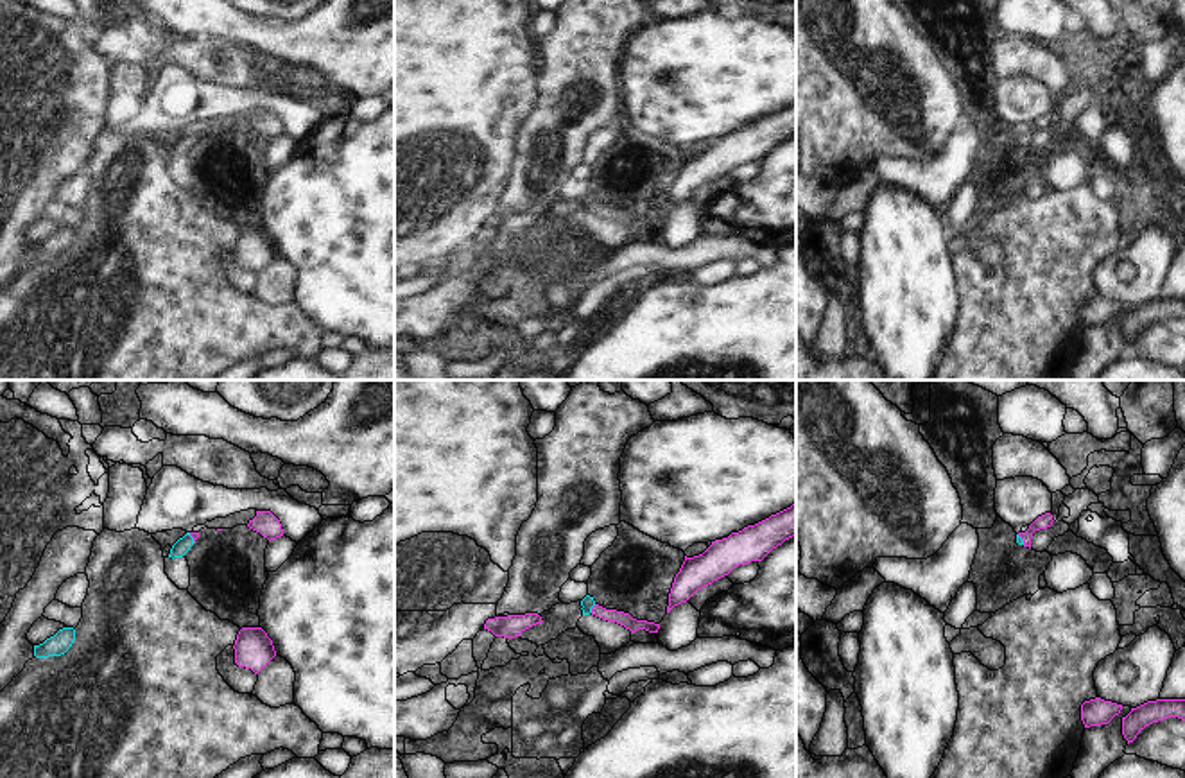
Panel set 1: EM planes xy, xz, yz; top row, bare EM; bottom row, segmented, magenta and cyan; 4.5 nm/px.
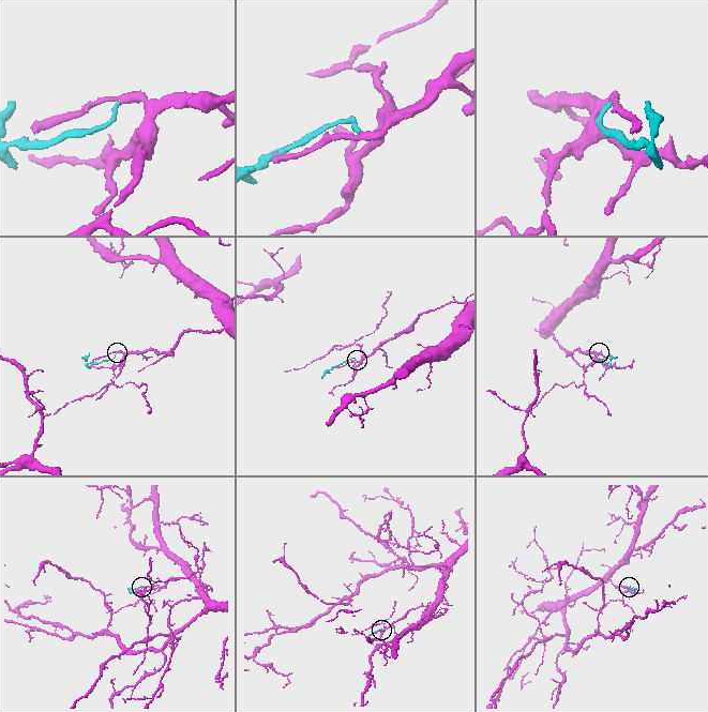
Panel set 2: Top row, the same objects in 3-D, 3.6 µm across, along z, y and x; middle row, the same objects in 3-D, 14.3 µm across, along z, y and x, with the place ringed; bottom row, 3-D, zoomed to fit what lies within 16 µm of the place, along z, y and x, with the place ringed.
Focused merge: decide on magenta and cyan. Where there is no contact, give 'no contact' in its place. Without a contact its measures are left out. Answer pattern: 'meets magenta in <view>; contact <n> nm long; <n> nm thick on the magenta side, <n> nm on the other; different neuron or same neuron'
meets magenta in xz; contact 50 nm long; 60 nm thick on the magenta side, 60 nm on the other; same neuron

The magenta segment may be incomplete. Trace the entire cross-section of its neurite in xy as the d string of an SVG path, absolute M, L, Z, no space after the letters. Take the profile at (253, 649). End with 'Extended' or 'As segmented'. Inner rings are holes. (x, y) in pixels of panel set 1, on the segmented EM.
M242 627L235 640L235 663L258 674L274 656L272 640L262 627Z. As segmented

